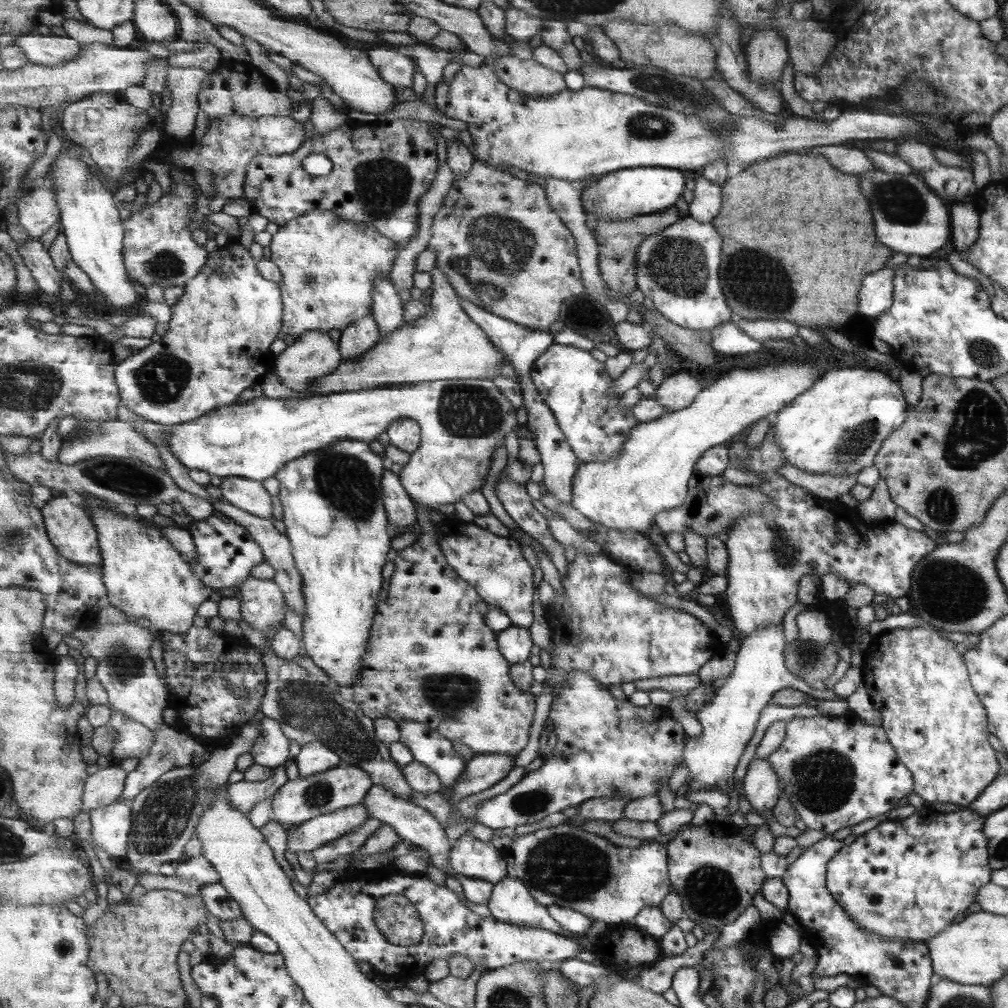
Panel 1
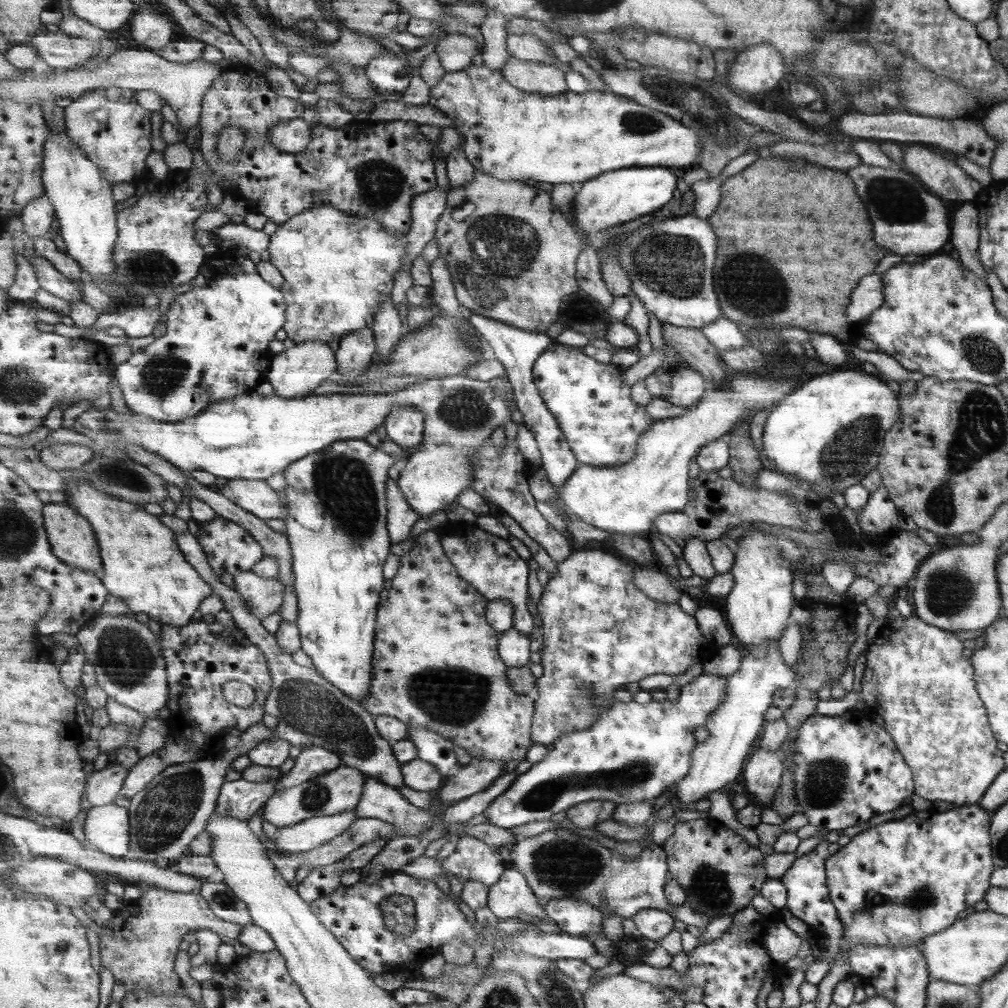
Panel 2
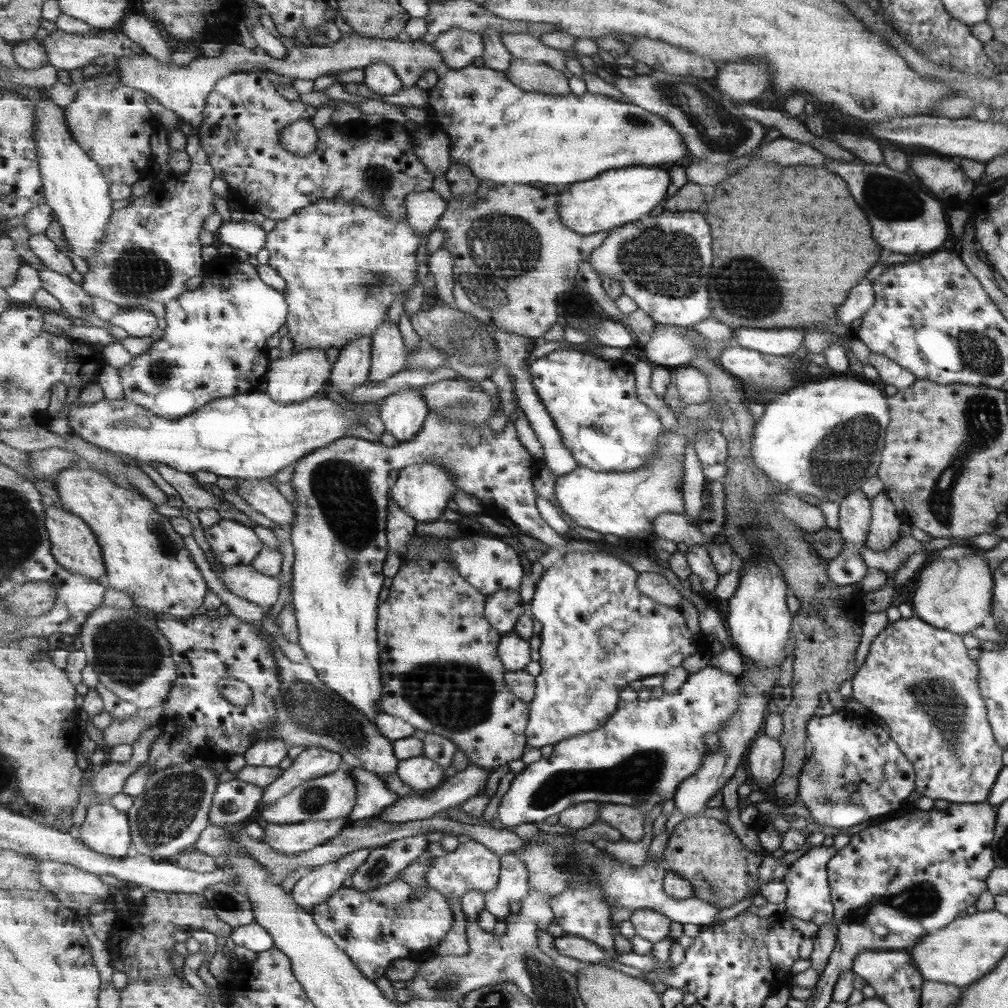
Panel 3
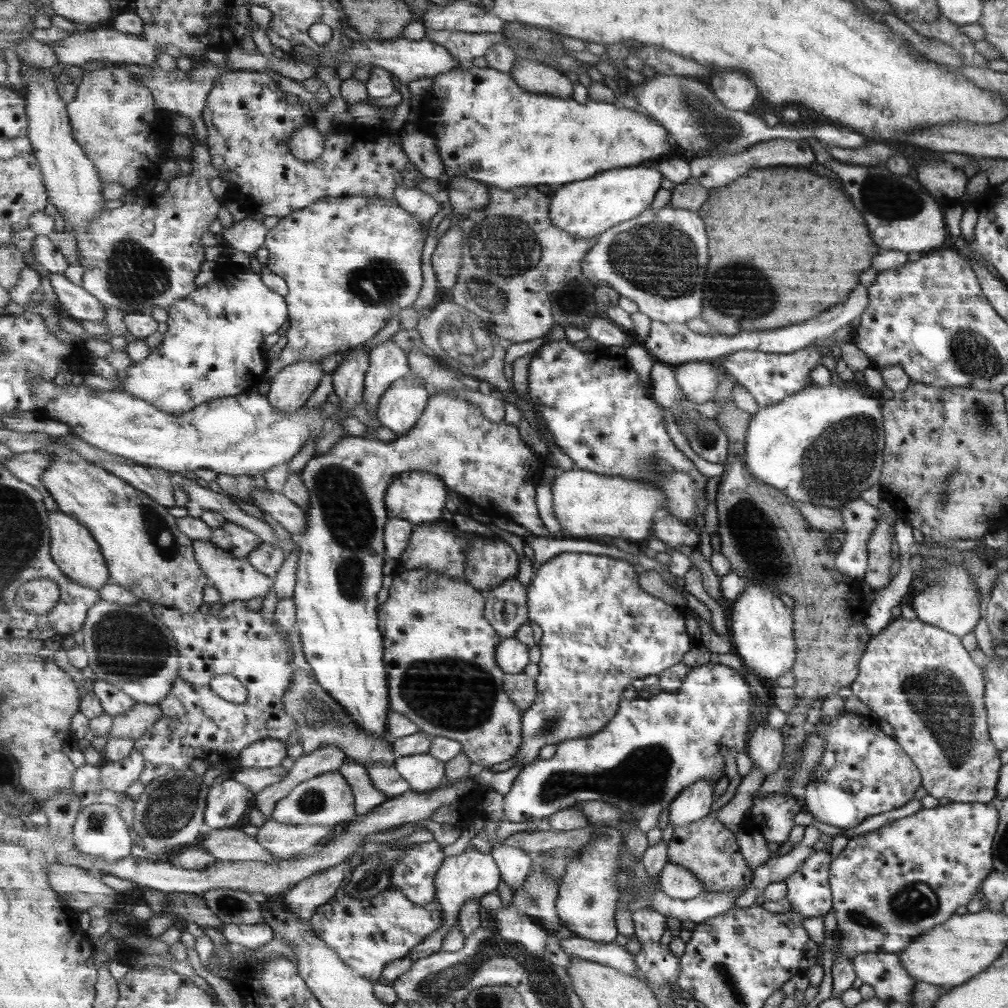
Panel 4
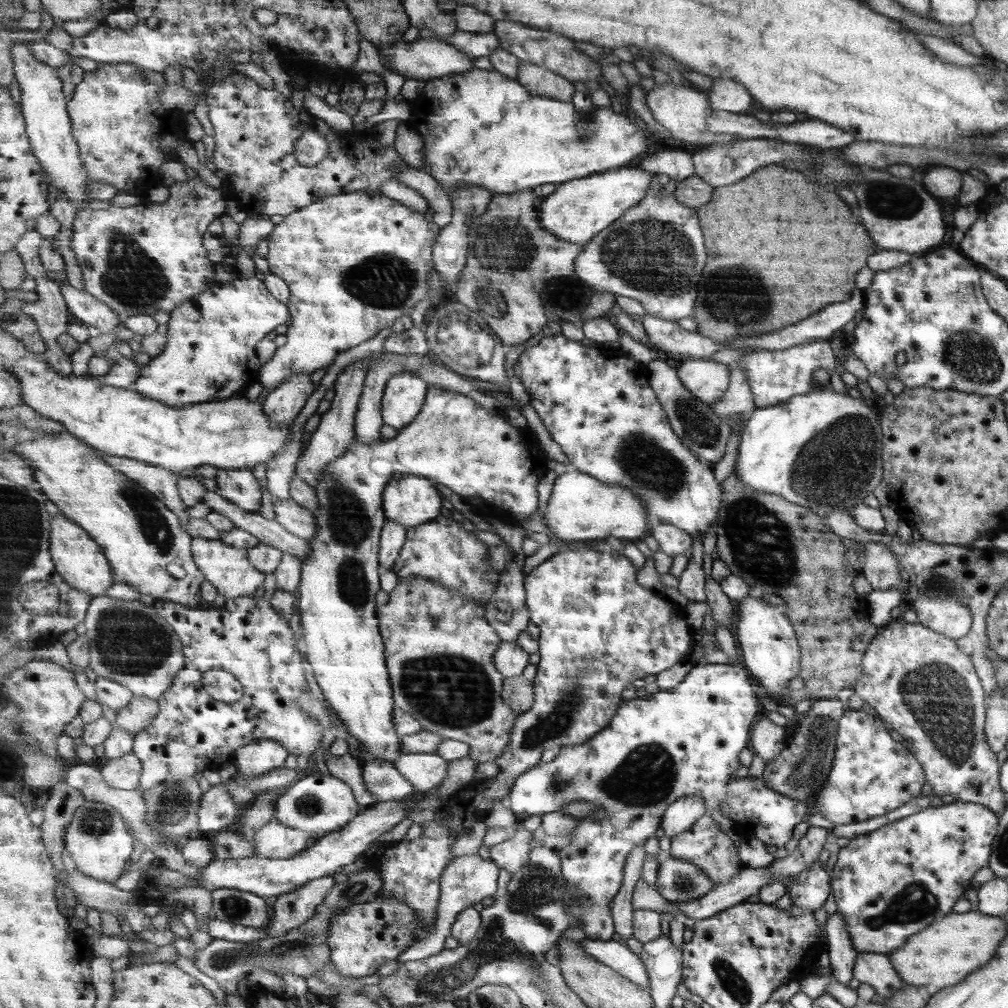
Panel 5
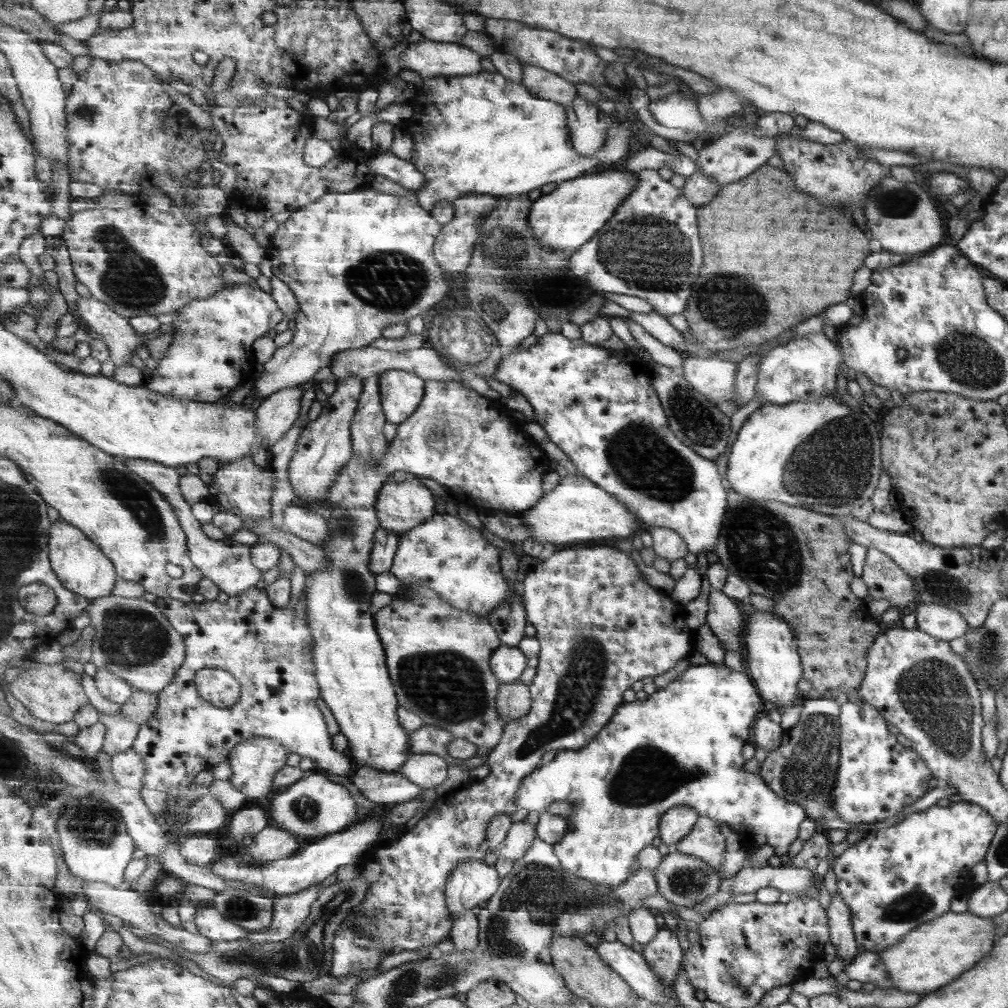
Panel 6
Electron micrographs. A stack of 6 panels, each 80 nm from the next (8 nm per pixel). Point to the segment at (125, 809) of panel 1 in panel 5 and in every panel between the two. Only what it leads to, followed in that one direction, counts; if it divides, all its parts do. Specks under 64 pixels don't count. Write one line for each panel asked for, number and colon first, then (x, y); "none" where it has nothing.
2: (108, 828)
3: (106, 830)
4: (100, 832)
5: (98, 841)

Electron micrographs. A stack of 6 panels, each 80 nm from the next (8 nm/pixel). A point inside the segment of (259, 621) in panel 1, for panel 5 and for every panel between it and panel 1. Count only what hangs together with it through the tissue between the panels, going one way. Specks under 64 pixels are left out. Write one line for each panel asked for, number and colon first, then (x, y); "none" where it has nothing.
2: (264, 595)
3: (246, 581)
4: (235, 578)
5: (228, 568)

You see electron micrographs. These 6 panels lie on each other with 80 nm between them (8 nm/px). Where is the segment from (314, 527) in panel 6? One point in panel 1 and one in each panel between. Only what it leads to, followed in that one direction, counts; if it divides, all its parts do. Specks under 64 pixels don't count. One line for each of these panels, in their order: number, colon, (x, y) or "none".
1: (251, 495)
2: (257, 497)
3: (263, 496)
4: (292, 518)
5: (295, 519)

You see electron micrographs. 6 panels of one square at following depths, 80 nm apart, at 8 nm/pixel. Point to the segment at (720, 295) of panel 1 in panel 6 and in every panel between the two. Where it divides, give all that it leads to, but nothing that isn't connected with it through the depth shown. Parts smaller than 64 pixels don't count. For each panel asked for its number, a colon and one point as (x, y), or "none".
2: (672, 263)
3: (664, 262)
4: (658, 259)
5: (655, 252)
6: (651, 248)

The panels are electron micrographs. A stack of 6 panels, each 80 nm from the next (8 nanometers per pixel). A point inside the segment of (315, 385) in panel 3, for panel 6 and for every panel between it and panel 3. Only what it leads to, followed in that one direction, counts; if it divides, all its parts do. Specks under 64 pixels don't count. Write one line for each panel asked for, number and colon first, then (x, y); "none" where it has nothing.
4: (290, 390)
5: (283, 405)
6: (277, 415)

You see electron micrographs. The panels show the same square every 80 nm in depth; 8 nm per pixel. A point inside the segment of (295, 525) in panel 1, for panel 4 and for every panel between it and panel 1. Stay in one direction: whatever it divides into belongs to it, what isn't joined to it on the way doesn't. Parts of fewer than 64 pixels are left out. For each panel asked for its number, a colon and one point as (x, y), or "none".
2: (337, 513)
3: (342, 495)
4: (342, 553)

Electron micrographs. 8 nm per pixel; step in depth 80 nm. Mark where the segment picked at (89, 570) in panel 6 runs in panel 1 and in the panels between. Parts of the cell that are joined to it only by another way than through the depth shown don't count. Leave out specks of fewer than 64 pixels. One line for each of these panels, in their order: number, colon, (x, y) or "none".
1: (71, 528)
2: (72, 536)
3: (74, 544)
4: (74, 548)
5: (81, 561)

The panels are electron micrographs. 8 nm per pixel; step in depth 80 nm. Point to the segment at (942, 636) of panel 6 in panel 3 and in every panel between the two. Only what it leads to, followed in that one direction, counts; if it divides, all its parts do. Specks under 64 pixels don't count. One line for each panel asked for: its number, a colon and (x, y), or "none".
3: (951, 594)
4: (951, 600)
5: (946, 616)

